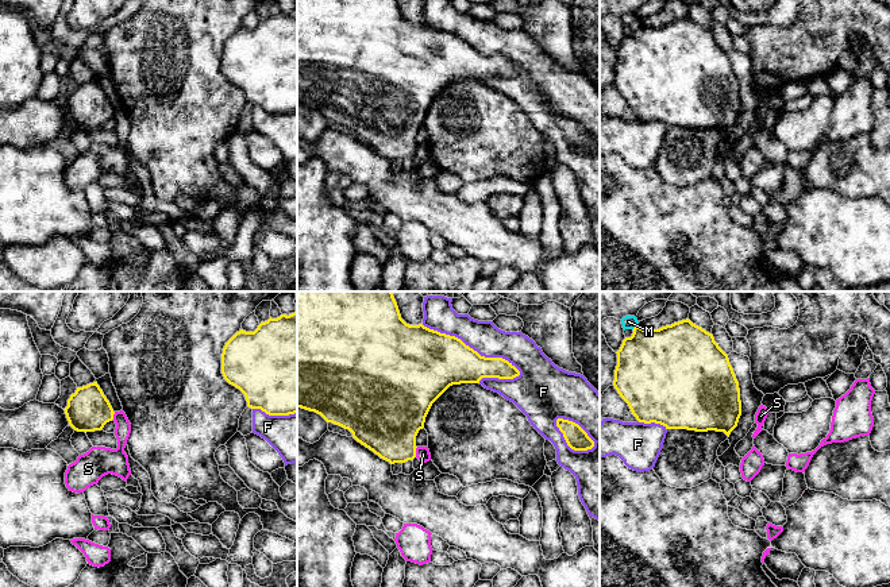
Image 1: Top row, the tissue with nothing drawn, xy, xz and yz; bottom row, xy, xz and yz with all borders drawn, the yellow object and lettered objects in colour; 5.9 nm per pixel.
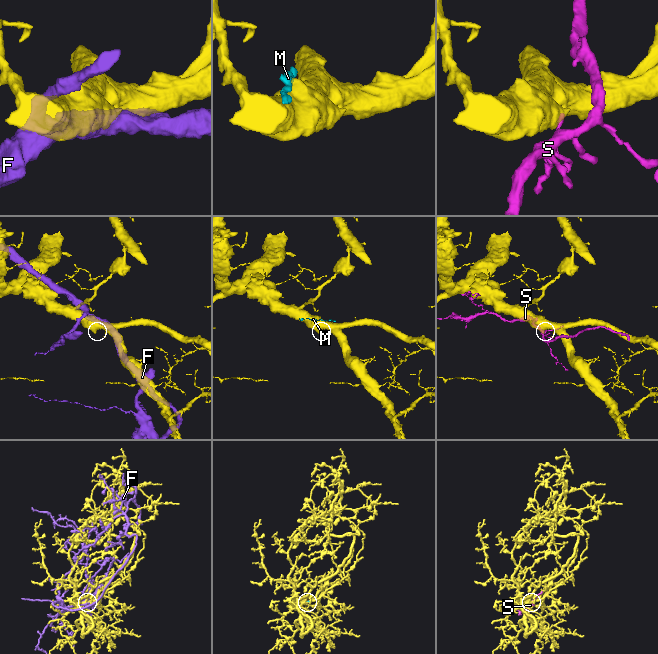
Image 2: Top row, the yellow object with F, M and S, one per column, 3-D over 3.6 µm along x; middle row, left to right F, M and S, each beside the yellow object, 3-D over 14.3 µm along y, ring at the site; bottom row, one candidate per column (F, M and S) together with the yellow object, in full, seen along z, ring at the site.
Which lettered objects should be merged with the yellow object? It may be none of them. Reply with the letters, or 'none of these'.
none of these

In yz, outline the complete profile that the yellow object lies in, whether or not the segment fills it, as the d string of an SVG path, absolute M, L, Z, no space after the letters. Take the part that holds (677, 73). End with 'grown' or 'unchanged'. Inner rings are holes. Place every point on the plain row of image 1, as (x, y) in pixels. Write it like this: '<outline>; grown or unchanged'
M689 16L659 27L633 26L617 51L613 84L628 101L639 120L660 121L666 127L696 130L724 130L728 135L741 113L740 86L728 53L714 39L712 31L693 22Z; unchanged

